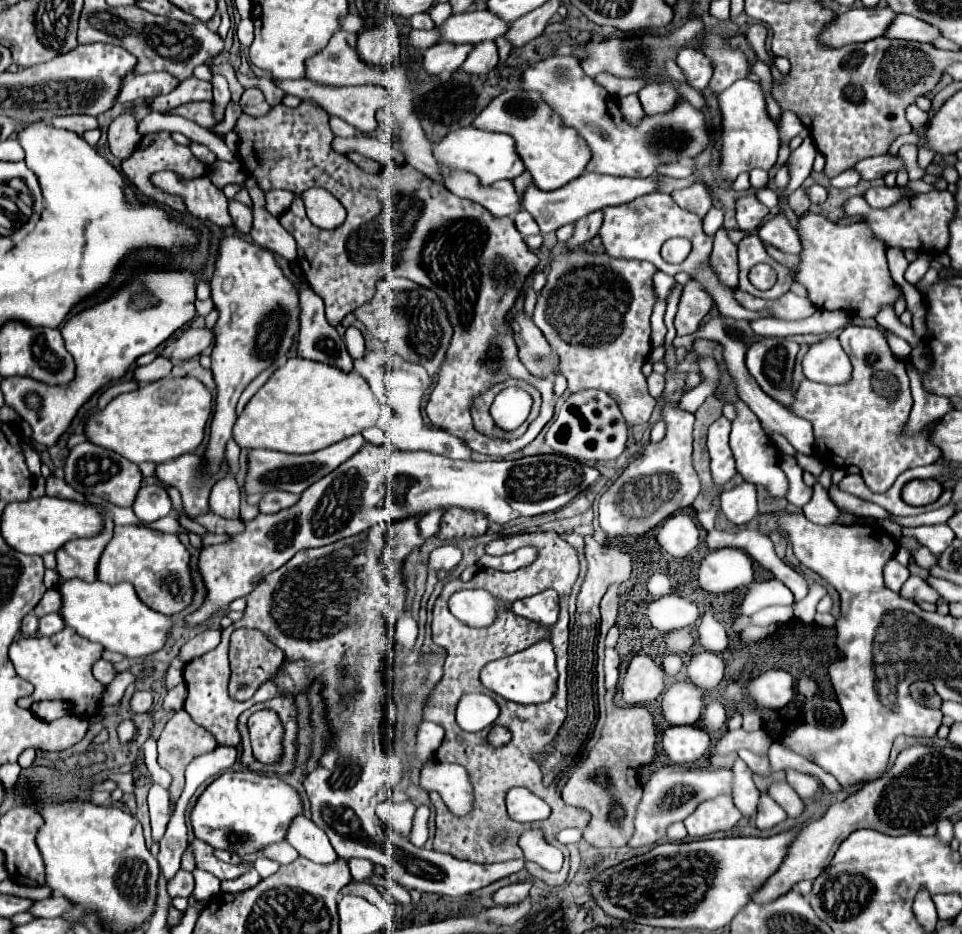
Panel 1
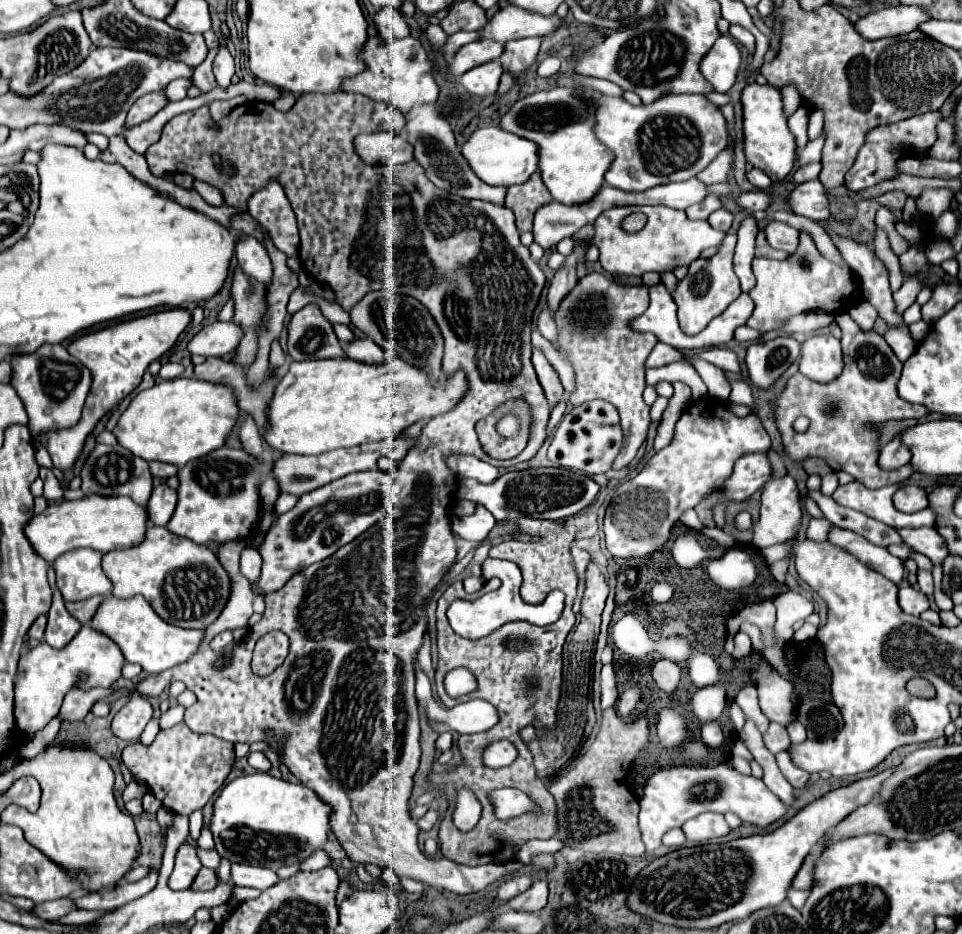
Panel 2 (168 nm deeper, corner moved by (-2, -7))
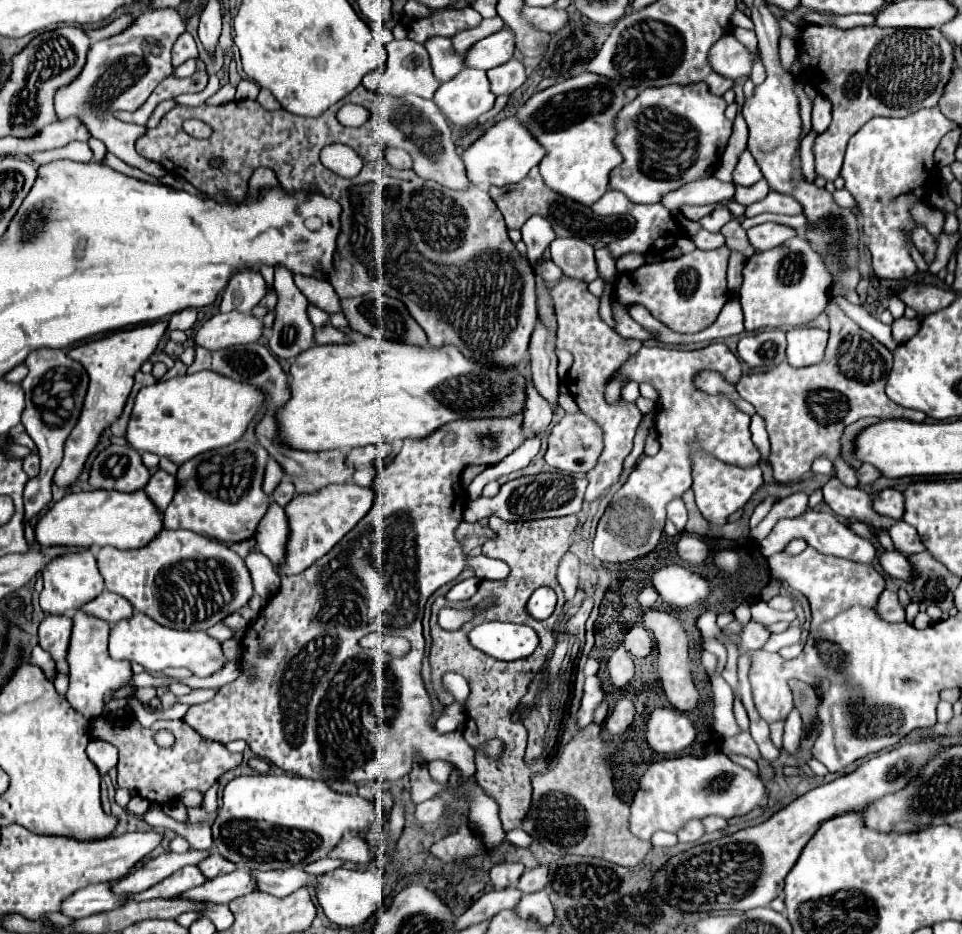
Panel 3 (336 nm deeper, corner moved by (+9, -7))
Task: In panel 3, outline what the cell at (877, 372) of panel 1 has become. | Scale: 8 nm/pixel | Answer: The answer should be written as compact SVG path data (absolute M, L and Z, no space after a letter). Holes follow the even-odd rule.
M833 301L827 305L827 315L829 315L829 345L825 349L825 357L817 365L809 367L791 367L789 363L781 363L769 371L753 371L741 377L737 383L737 393L749 401L757 415L761 415L767 423L767 433L771 439L771 467L773 467L773 477L777 483L795 483L799 481L805 473L811 471L811 463L815 457L827 457L837 465L837 477L841 483L849 487L857 487L855 471L841 461L839 457L839 439L843 435L843 429L863 417L879 417L879 419L909 419L909 421L923 421L927 415L917 411L917 409L905 409L885 395L885 381L889 377L891 365L893 365L893 353L881 345L873 335L863 331L855 321L851 321Z

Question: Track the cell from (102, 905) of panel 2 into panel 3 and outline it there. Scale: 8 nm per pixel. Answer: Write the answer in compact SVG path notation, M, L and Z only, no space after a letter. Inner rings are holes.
M189 849L185 853L163 853L163 855L155 857L155 859L149 859L143 867L135 869L127 877L123 877L121 881L113 883L113 891L117 891L117 893L139 893L139 891L145 891L145 889L153 887L155 883L163 881L165 877L173 875L181 867L197 865L199 861L203 861L211 853L213 853L213 849L207 849L207 851Z

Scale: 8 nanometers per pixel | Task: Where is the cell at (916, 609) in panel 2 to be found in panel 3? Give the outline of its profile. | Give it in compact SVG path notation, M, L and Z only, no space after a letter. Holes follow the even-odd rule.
M885 589L879 595L875 611L877 611L877 615L883 621L889 621L889 623L901 623L901 621L905 621L905 609L901 607L901 603L897 599L897 593L893 593L889 589Z

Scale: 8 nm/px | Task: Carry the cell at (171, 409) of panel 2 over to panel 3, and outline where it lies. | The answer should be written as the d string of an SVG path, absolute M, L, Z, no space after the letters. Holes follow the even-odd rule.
M213 371L163 379L151 387L143 387L135 397L127 441L139 453L149 451L181 465L199 453L239 441L259 413L261 401L265 401L265 393L253 385L233 381Z

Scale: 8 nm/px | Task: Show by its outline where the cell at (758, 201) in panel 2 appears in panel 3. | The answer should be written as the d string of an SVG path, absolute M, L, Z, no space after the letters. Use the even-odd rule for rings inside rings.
M683 205L681 215L687 217L687 219L691 219L691 221L699 221L701 217L709 215L715 207L719 207L719 205Z

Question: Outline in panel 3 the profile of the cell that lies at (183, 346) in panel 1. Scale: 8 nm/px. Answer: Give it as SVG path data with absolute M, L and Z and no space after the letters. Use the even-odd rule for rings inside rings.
M219 313L211 317L195 335L195 343L205 349L223 349L239 343L259 341L265 333L261 319L245 313Z

